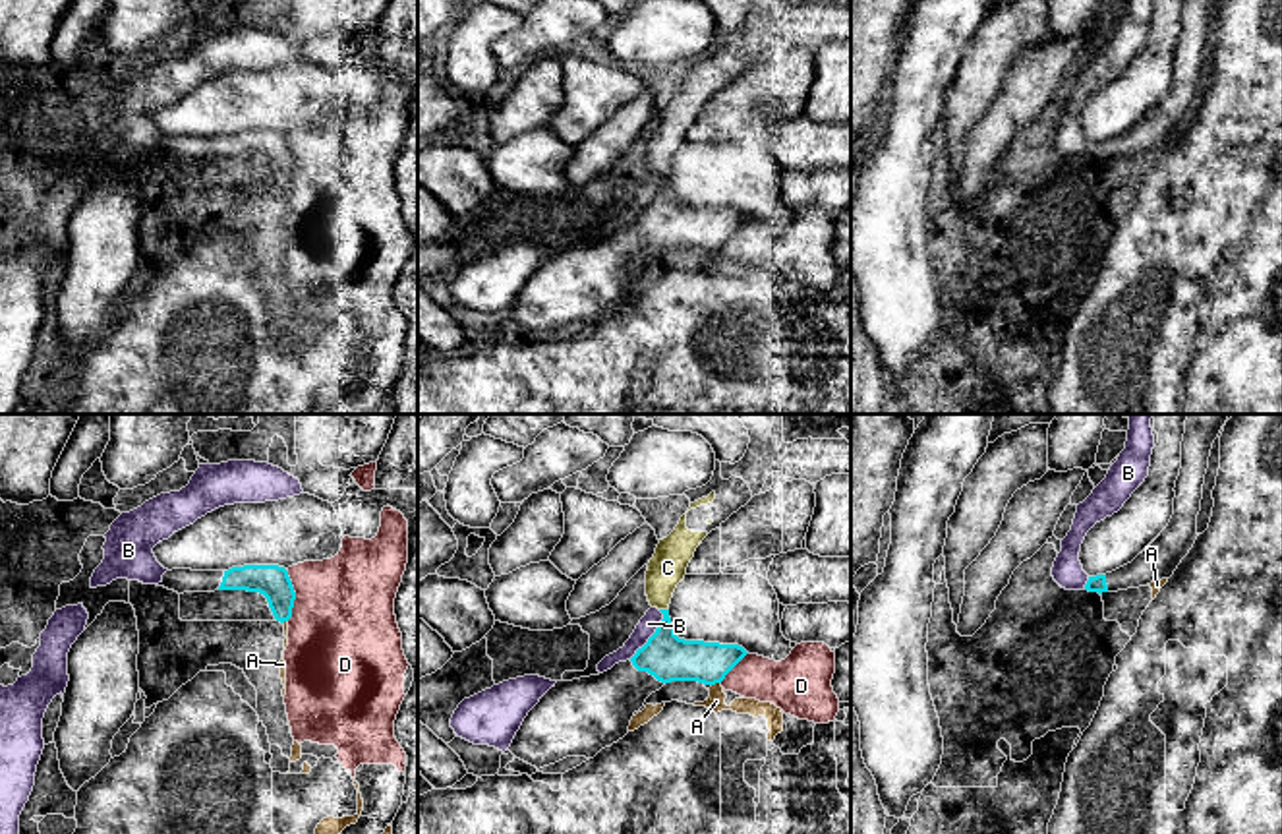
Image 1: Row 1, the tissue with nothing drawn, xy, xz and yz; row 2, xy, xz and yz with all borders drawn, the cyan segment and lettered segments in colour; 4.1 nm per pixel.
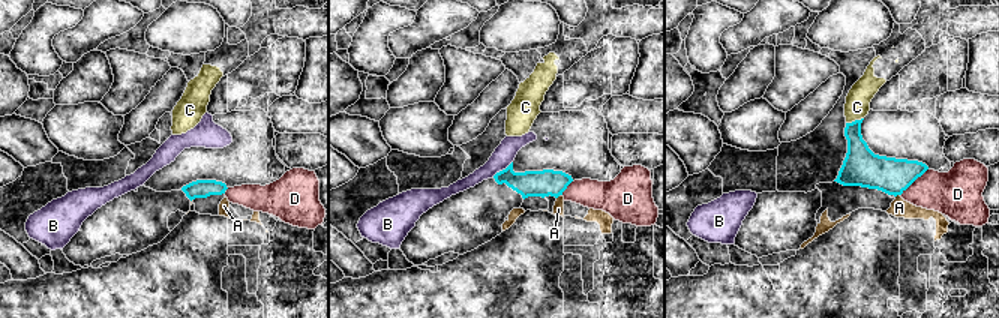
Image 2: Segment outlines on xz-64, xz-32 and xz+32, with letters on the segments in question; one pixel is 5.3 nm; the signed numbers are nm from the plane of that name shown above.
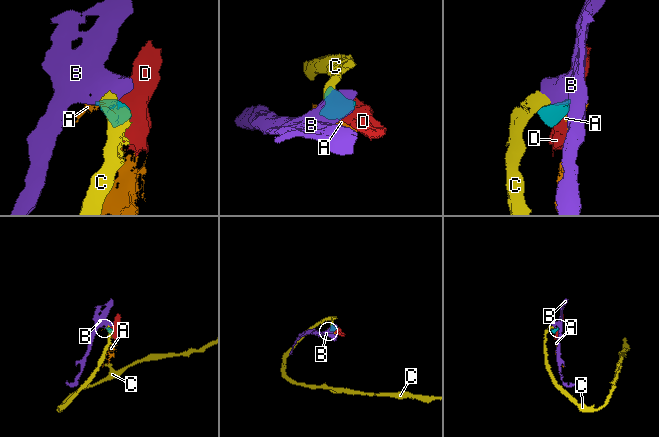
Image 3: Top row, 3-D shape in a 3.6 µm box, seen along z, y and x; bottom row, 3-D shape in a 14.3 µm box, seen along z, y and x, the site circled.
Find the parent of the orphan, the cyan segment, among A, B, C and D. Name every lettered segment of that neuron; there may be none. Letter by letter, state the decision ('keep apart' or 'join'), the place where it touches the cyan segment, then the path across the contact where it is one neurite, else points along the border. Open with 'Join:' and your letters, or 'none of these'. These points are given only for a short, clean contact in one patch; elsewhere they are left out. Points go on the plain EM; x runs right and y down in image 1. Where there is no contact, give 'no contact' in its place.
Join: none of these
A: keep apart | xz (716, 248)
B: keep apart | xz (652, 202) | along xz (660, 177), (662, 184), (656, 198), (629, 225)
C: keep apart | xz (664, 177) | along xz (660, 175), (668, 177)
D: keep apart | xy (294, 161)

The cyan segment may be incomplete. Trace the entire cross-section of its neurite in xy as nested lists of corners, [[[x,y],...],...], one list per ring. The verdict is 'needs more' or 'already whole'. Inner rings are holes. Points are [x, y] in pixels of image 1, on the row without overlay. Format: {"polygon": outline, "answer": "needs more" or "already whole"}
{"polygon": [[[244,132],[228,137],[172,135],[162,141],[157,153],[164,153],[178,161],[215,157],[259,159],[267,164],[275,186],[280,190],[292,184],[296,166],[288,137],[278,132]]], "answer": "needs more"}

